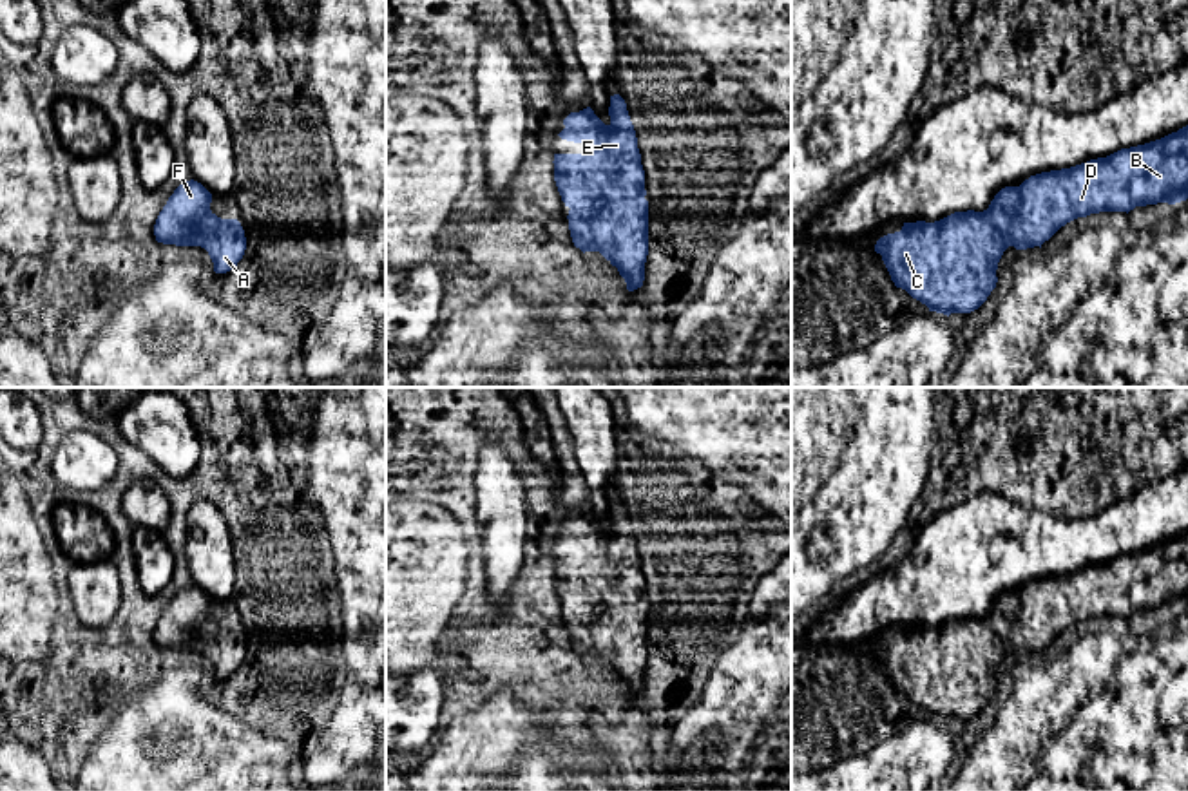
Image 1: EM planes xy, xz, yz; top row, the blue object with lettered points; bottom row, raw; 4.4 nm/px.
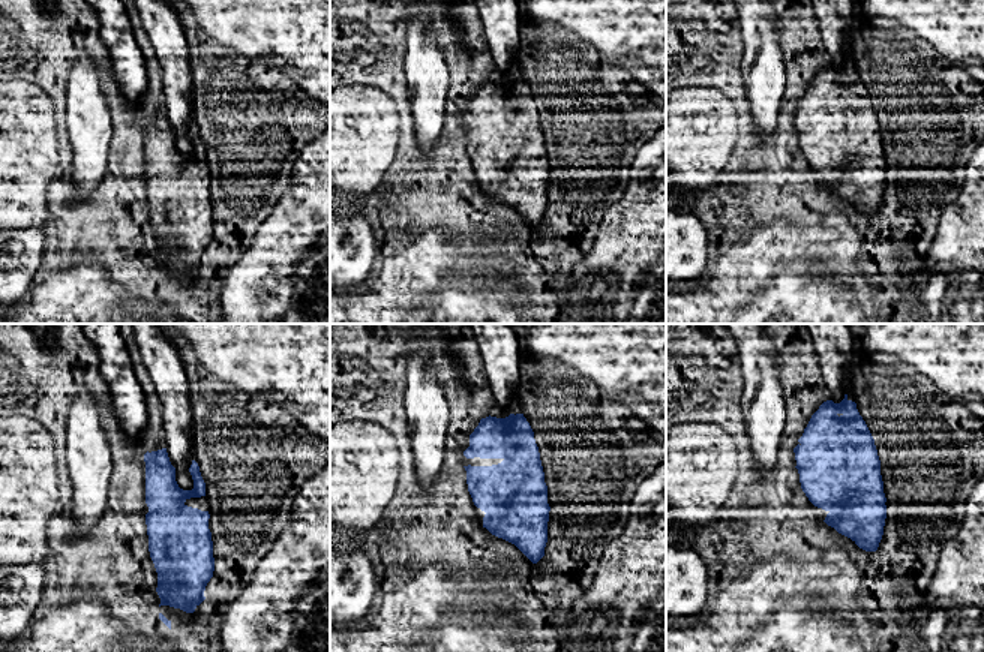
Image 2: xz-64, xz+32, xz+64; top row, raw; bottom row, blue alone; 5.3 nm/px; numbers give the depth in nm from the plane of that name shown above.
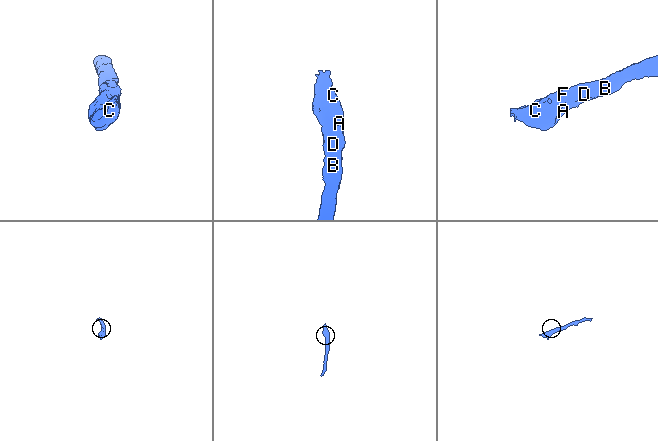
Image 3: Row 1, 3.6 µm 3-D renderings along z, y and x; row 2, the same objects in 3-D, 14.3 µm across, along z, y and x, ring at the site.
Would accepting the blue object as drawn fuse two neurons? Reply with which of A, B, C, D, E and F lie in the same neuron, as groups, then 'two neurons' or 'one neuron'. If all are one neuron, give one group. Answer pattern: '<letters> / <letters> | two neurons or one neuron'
A B C D E F | one neuron

